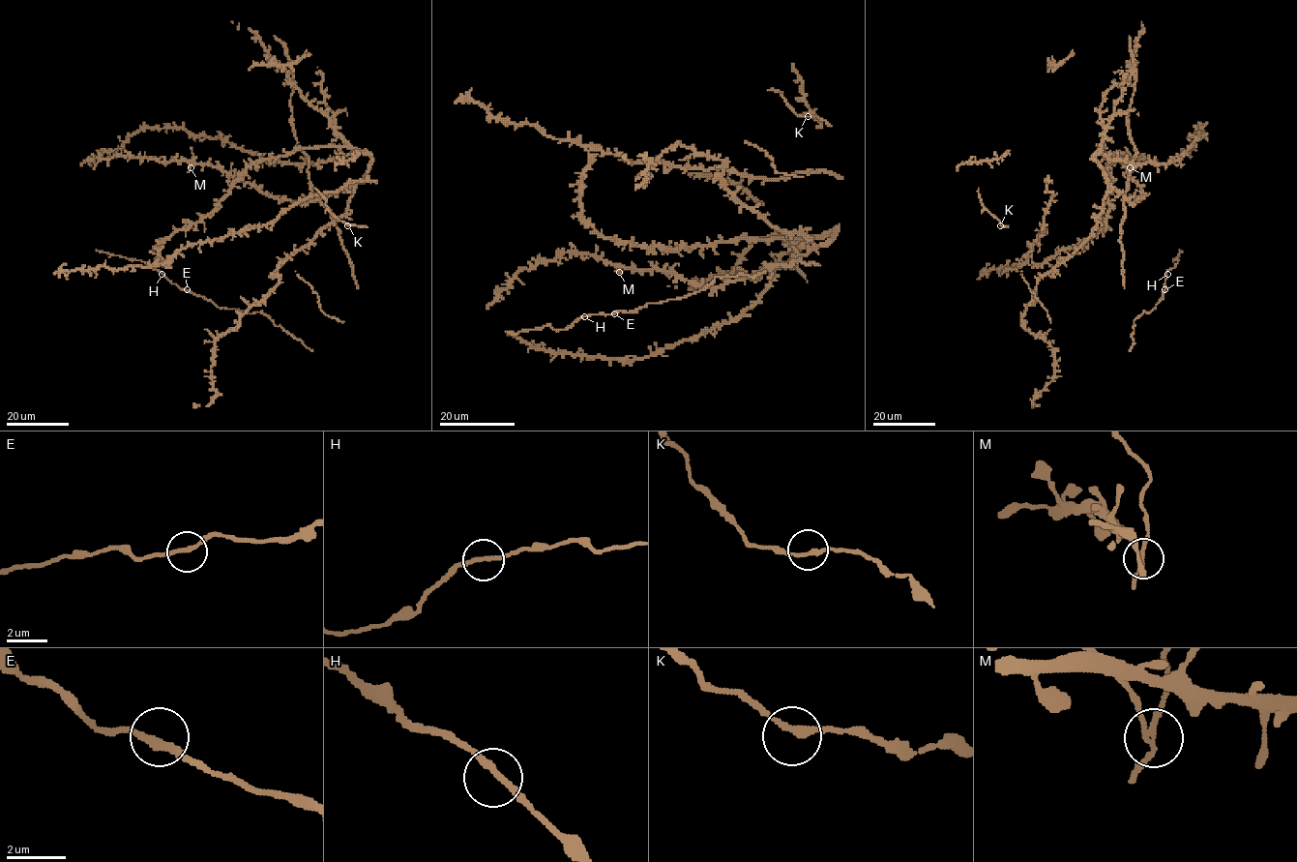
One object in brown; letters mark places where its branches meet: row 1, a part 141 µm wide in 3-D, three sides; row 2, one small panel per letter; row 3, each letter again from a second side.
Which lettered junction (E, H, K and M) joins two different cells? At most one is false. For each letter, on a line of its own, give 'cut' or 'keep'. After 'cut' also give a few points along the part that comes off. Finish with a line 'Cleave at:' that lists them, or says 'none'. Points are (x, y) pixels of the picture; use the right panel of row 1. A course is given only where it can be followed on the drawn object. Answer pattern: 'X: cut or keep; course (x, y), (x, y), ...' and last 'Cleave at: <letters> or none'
E: keep
H: keep
K: keep
M: cut; course (1130, 167), (1131, 154), (1125, 147)
Cleave at: M

